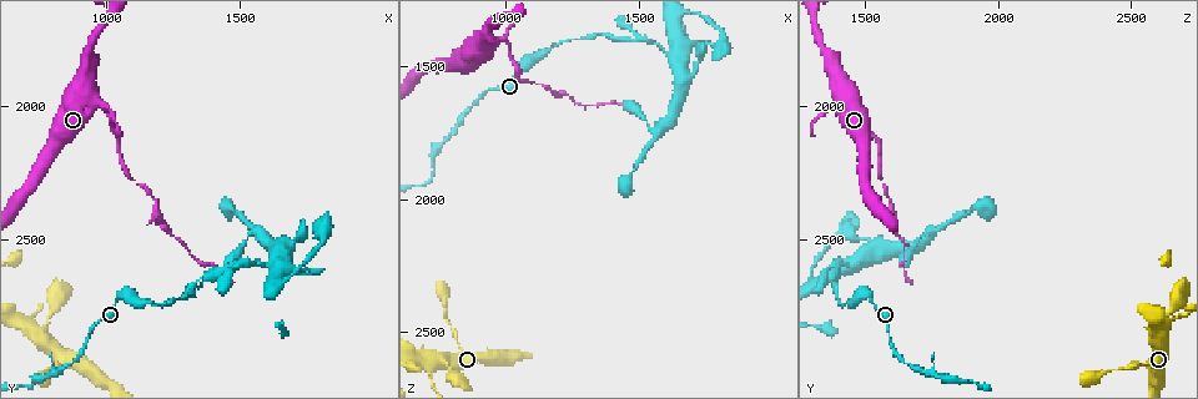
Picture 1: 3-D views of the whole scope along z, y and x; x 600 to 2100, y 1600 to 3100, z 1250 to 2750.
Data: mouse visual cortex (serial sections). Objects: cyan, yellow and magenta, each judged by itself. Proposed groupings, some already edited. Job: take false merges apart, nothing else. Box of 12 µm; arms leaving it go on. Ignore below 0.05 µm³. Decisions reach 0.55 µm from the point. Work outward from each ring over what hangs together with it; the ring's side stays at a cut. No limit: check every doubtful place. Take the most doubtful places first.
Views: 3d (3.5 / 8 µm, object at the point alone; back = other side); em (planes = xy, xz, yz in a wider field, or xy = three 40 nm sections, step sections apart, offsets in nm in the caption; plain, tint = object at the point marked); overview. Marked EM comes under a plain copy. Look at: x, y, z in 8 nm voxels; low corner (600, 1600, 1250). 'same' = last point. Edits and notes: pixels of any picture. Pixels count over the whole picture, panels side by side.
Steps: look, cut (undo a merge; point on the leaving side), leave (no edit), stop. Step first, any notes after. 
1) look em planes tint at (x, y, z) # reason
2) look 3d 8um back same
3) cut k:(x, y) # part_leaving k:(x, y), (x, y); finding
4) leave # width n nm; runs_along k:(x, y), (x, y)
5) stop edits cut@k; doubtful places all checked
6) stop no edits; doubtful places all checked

look 3d 3.5um at (1010, 2010, 1410) # thick turns thin

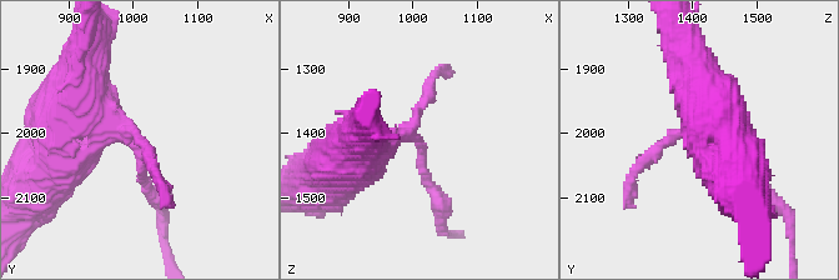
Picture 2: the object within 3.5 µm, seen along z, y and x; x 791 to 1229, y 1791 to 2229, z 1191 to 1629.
look em xy step 1 tint at (1005, 2020, 1410)

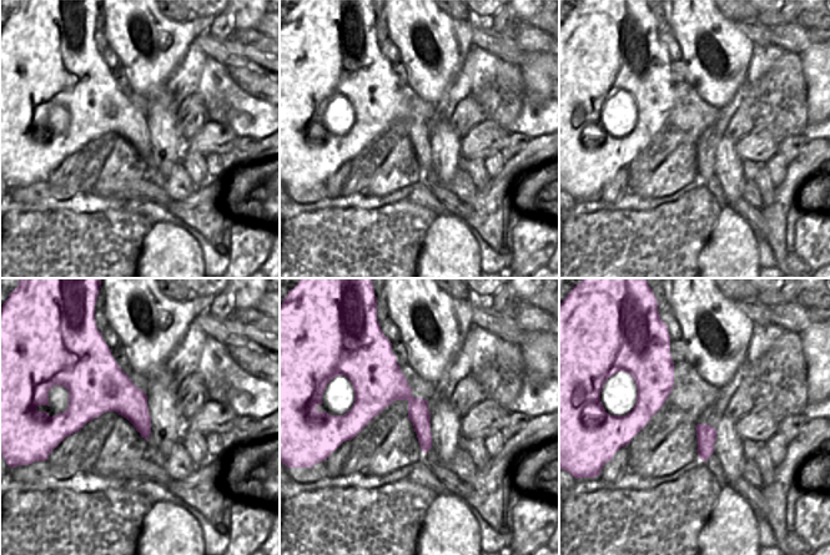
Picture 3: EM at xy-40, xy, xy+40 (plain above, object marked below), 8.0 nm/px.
cut 2:(426, 179) # part_leaving 2:(420, 144), (442, 230); a second cell is stuck on

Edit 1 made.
look 3d 3.5um at (1510, 2580, 1390) # a fork

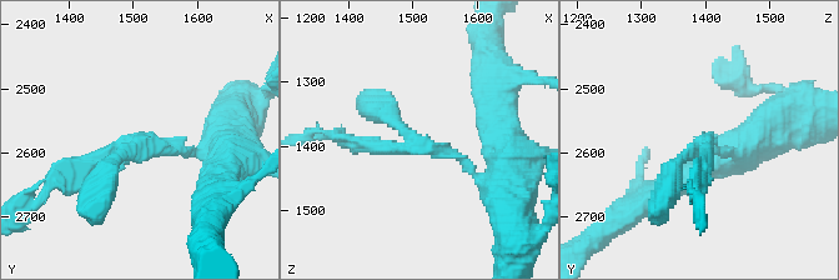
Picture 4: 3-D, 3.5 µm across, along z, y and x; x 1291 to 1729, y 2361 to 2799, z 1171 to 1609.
look em xy step 1 tint at (1505, 2585, 1400) # arms 3; arm_widths 150, 250, 250 nm; need the tissue

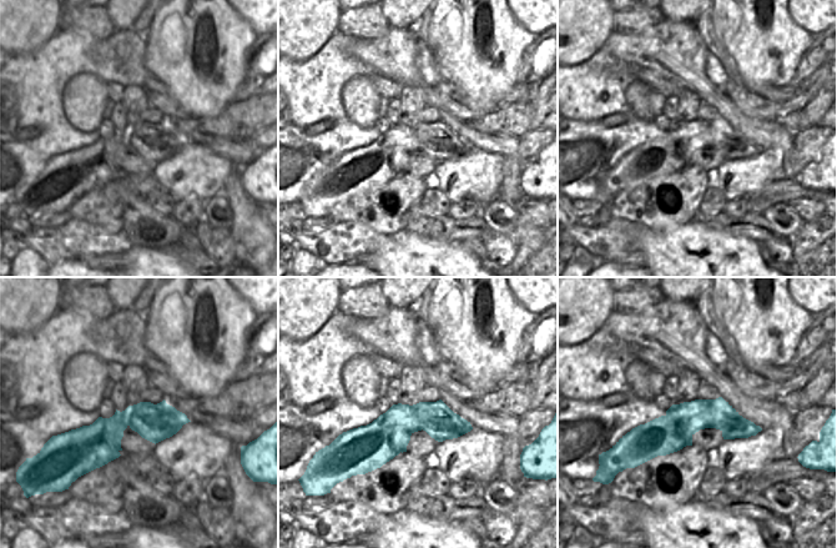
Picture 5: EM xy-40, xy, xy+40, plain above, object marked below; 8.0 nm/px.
leave # runs_along 5:(756, 428), (684, 420), (671, 432), (634, 432); one cell here

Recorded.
look 3d 3.5um at (1620, 2580, 1470) # sharp bend

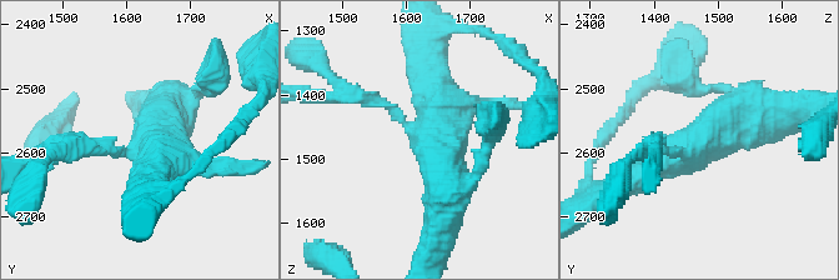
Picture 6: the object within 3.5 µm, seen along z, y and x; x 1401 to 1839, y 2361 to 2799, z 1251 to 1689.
look em xy step 2 tint at (1620, 2595, 1465) # need the tissue

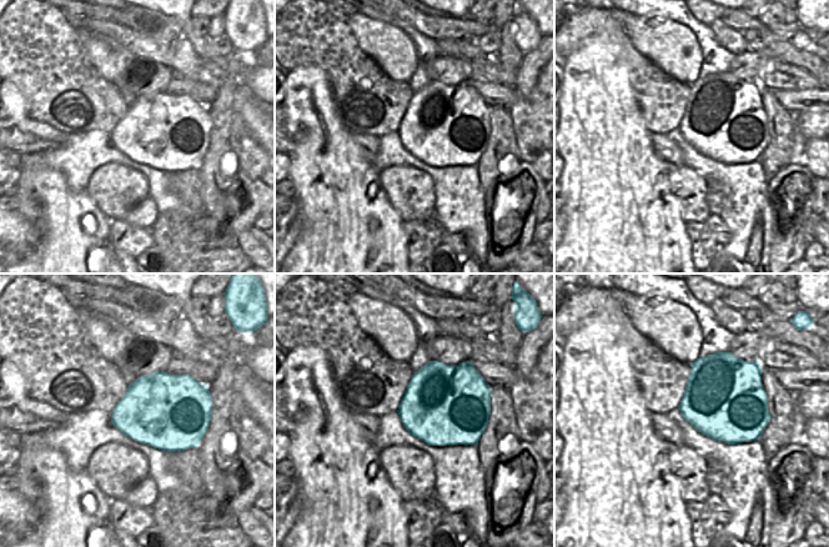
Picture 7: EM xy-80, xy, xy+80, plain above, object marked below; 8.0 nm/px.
look em xy step 3 tint same

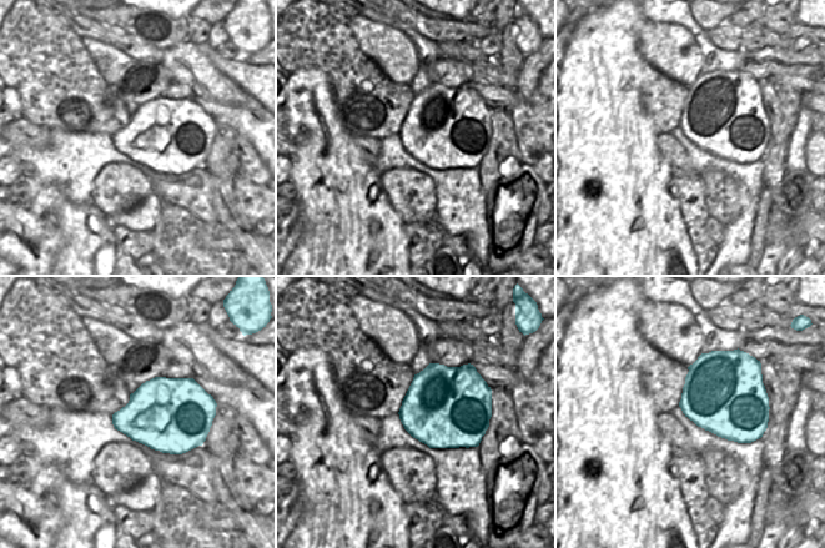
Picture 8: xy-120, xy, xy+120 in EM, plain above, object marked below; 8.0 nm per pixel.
leave # width 650 nm; runs_along 6:(352, 93), (382, 103), (443, 154), (448, 199); continuous, no second cell

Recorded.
stop edits cut@2; doubtful places all checked

